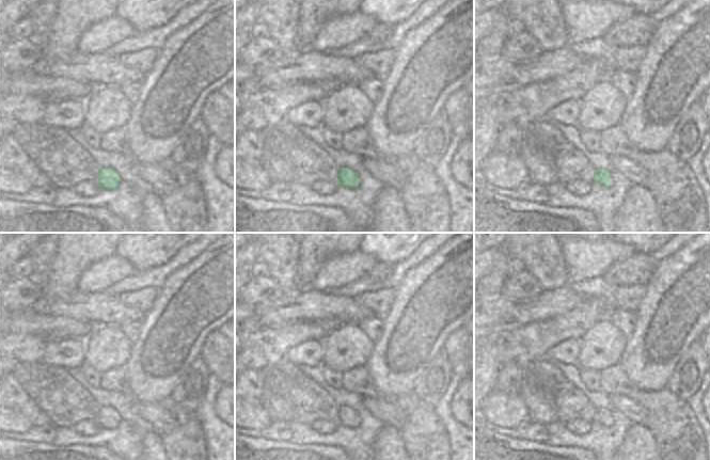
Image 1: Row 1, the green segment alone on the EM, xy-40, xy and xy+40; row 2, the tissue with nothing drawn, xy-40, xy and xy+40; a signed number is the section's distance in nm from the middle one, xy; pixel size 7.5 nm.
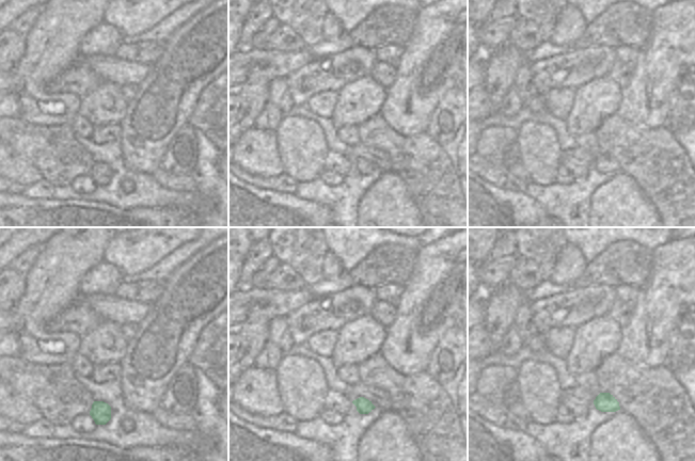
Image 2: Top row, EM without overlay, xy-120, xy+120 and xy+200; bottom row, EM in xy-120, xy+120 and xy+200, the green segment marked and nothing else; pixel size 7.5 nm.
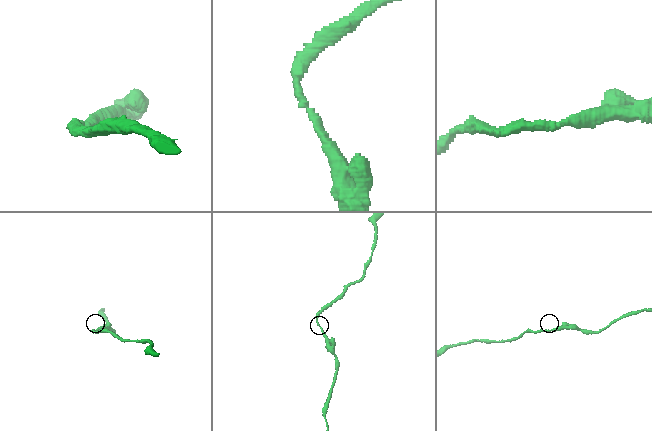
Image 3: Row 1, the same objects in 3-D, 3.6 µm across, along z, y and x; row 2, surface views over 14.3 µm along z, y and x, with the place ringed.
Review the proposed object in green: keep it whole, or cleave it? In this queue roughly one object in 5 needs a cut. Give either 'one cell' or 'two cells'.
one cell

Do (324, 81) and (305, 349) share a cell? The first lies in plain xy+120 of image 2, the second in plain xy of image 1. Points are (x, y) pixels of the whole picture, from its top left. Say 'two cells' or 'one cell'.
two cells

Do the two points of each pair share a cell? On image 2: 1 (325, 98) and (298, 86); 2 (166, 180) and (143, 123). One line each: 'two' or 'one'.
1: two
2: two

